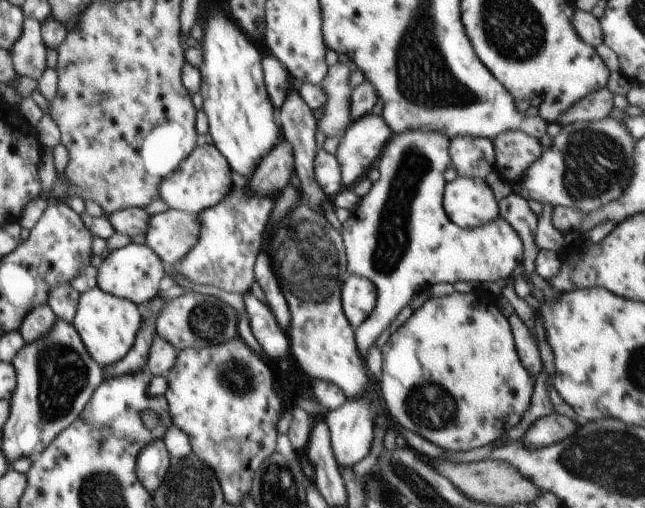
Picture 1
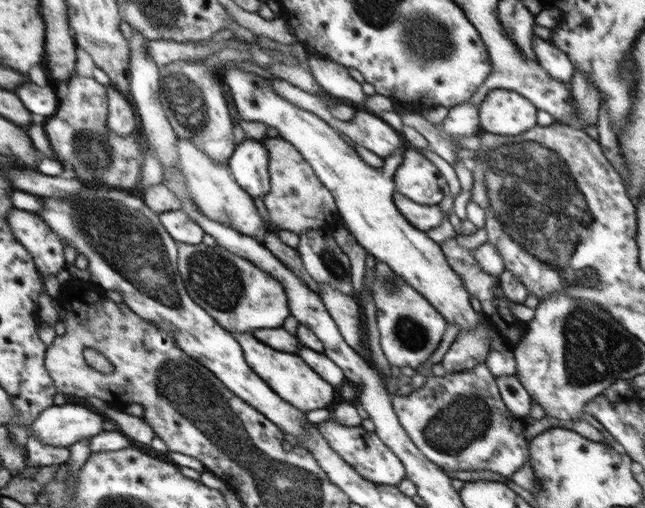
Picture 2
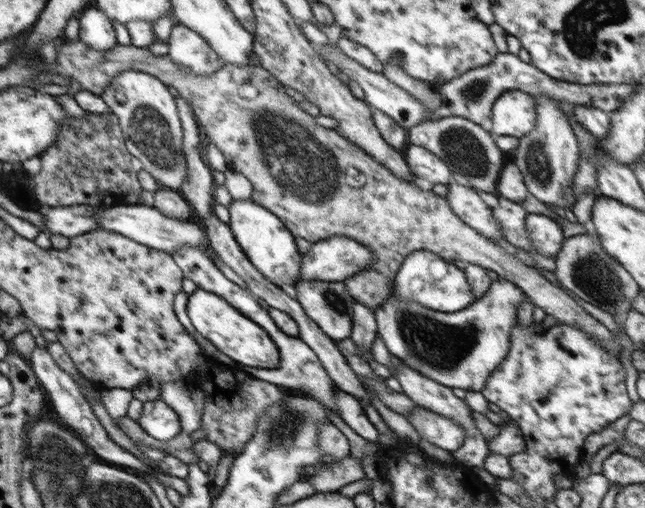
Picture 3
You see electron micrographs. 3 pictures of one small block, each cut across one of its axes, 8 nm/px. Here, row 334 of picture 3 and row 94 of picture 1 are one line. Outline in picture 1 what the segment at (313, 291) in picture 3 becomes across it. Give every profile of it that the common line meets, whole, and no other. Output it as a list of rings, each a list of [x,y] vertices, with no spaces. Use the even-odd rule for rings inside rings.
[[[342,63],[329,66],[326,78],[320,84],[327,92],[327,103],[325,114],[317,121],[317,128],[326,137],[340,137],[351,124],[349,100],[352,88],[348,85],[348,78],[352,69]]]

